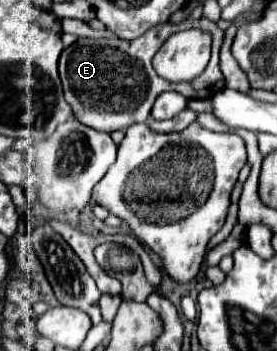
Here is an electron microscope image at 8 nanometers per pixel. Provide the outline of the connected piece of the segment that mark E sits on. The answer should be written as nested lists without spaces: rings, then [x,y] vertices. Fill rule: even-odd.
[[[207,18],[185,20],[181,24],[163,22],[163,24],[149,28],[143,36],[135,40],[79,38],[75,44],[65,48],[59,58],[59,76],[63,82],[65,100],[69,102],[73,116],[81,120],[81,124],[97,128],[101,132],[115,132],[115,130],[127,130],[135,122],[147,122],[155,98],[165,90],[177,90],[189,100],[211,98],[215,92],[225,88],[225,78],[219,70],[219,50],[221,50],[223,38],[225,38],[225,30],[221,30],[215,22]],[[187,28],[201,28],[201,30],[211,32],[215,38],[215,50],[211,54],[211,60],[205,72],[199,78],[185,82],[185,84],[169,84],[167,80],[161,80],[155,74],[151,66],[151,58],[161,48],[165,38]]]

